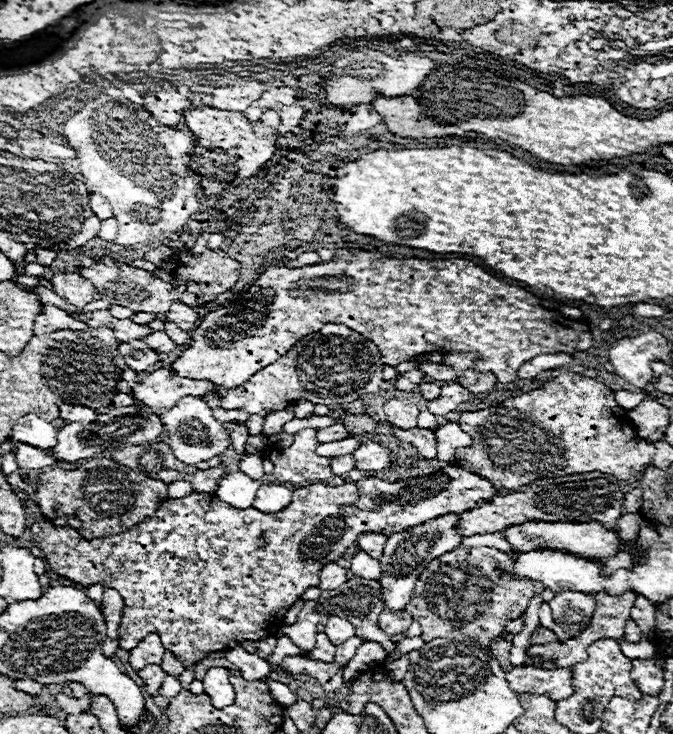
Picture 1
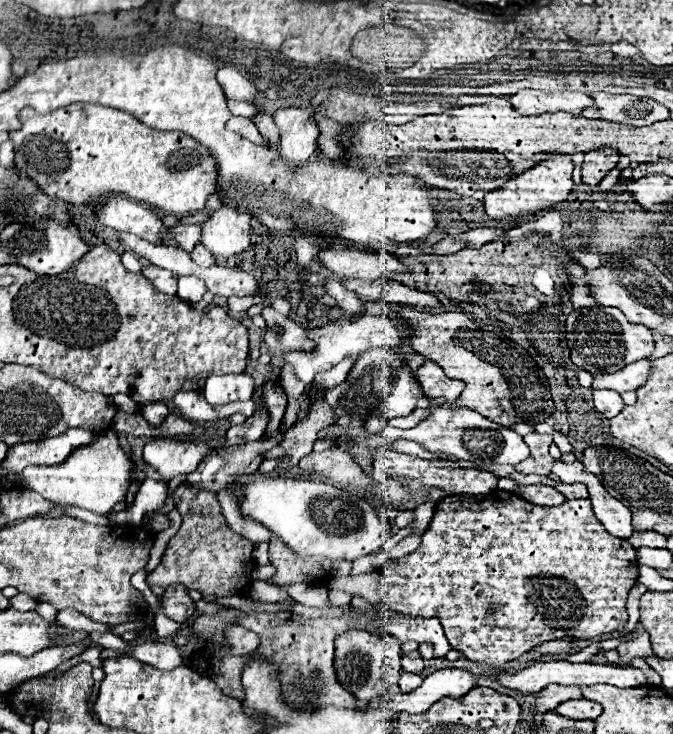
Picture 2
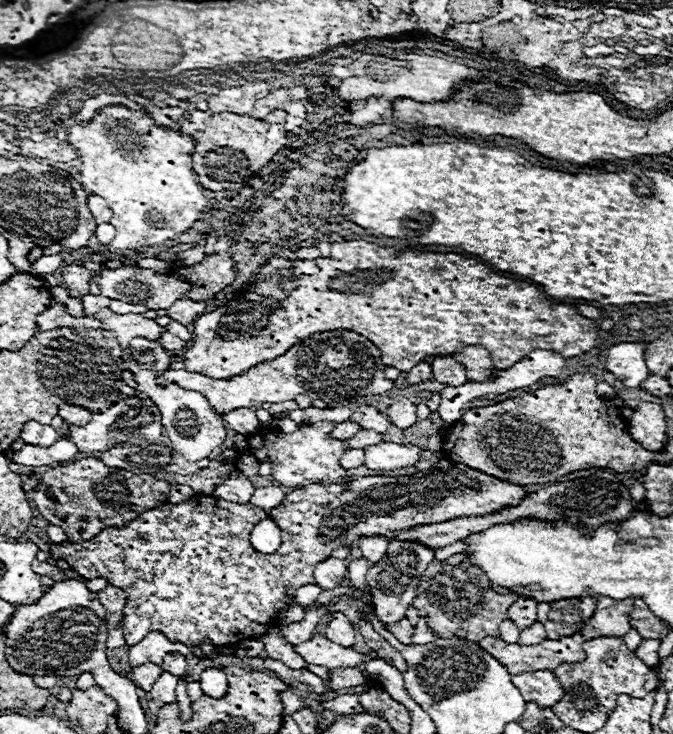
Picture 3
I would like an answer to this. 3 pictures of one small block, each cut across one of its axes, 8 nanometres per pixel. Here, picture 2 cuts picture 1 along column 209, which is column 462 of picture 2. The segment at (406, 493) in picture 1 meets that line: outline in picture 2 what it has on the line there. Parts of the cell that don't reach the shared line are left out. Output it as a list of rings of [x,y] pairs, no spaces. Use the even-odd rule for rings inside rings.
[[[494,490],[490,494],[450,494],[446,498],[442,498],[436,506],[434,506],[434,516],[430,526],[426,528],[426,532],[422,534],[422,542],[420,546],[400,558],[400,560],[390,560],[386,562],[380,570],[370,572],[368,576],[356,576],[352,580],[356,580],[356,590],[352,592],[352,596],[364,596],[366,592],[362,590],[366,586],[366,582],[370,582],[370,586],[374,588],[370,596],[370,600],[378,600],[380,606],[384,606],[386,610],[394,610],[400,614],[410,614],[410,616],[422,616],[422,618],[438,618],[444,634],[450,642],[450,646],[458,652],[464,654],[464,658],[468,658],[470,662],[476,662],[480,666],[490,666],[490,668],[502,668],[506,662],[516,660],[518,656],[526,654],[530,648],[548,642],[548,640],[558,640],[558,638],[572,638],[572,640],[588,640],[594,636],[602,636],[602,634],[610,634],[618,628],[624,628],[628,624],[628,612],[626,612],[626,596],[630,592],[630,588],[636,584],[638,578],[638,568],[636,568],[636,550],[632,548],[632,544],[628,540],[618,540],[614,536],[610,536],[602,524],[598,522],[598,518],[592,512],[590,500],[582,498],[582,500],[566,500],[566,504],[562,506],[536,506],[526,502],[524,498],[520,498],[518,494],[512,492],[502,492],[502,490]]]

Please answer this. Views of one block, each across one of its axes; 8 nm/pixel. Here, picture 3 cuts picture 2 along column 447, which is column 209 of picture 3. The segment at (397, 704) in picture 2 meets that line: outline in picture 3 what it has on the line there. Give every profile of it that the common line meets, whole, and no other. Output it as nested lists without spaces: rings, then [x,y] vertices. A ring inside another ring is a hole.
[[[208,668],[200,674],[200,688],[204,694],[208,694],[210,698],[222,698],[228,690],[226,684],[226,674],[218,668]]]

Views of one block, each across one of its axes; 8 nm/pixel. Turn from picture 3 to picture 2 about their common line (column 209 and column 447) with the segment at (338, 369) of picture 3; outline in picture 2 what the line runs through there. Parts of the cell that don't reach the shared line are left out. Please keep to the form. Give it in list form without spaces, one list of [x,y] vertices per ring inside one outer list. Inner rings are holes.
[[[426,360],[418,374],[416,374],[424,394],[432,400],[432,402],[450,402],[450,400],[458,400],[458,396],[465,388],[465,383],[460,380],[452,380],[452,378],[446,378],[442,368],[436,366],[434,362]]]

